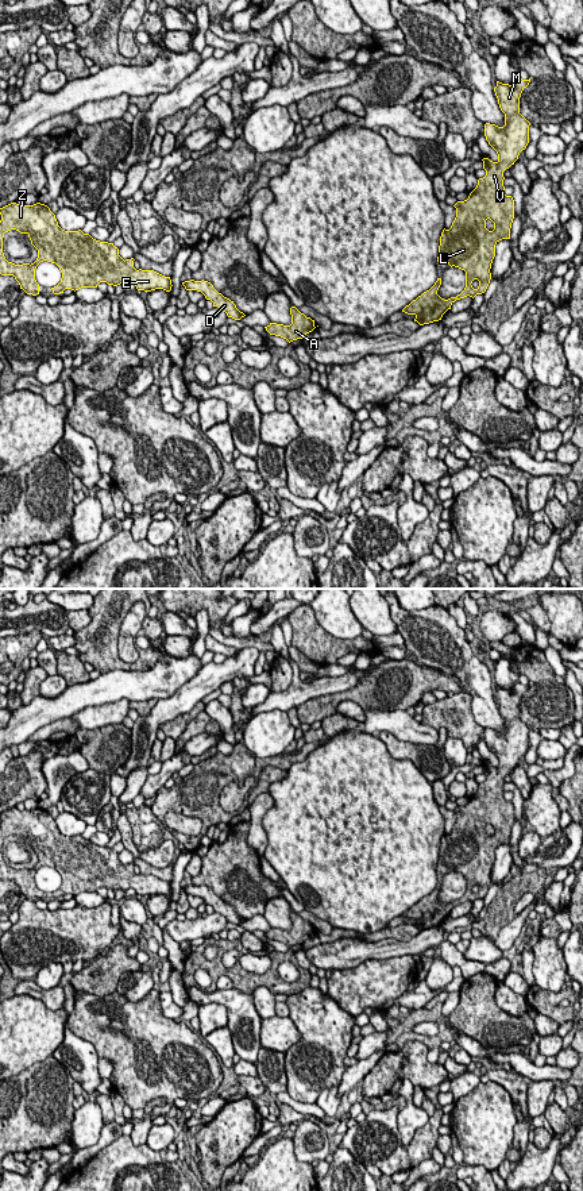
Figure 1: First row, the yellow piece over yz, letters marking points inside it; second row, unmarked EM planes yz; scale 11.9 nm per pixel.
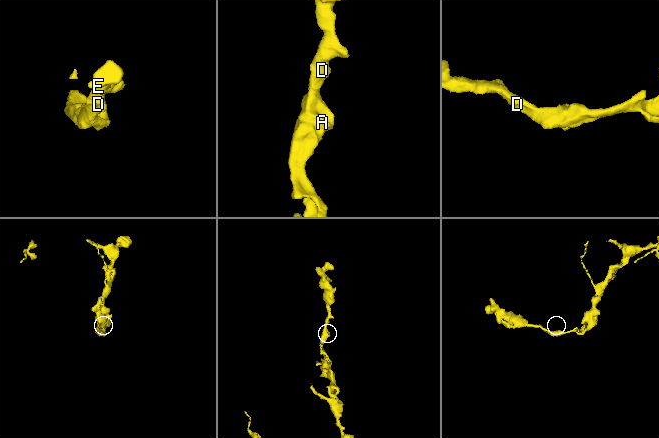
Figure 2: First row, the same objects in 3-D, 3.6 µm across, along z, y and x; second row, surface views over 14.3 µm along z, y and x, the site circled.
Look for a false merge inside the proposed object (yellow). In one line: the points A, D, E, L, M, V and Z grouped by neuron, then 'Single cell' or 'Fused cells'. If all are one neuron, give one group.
Groups: A D E L M V Z. Single cell

